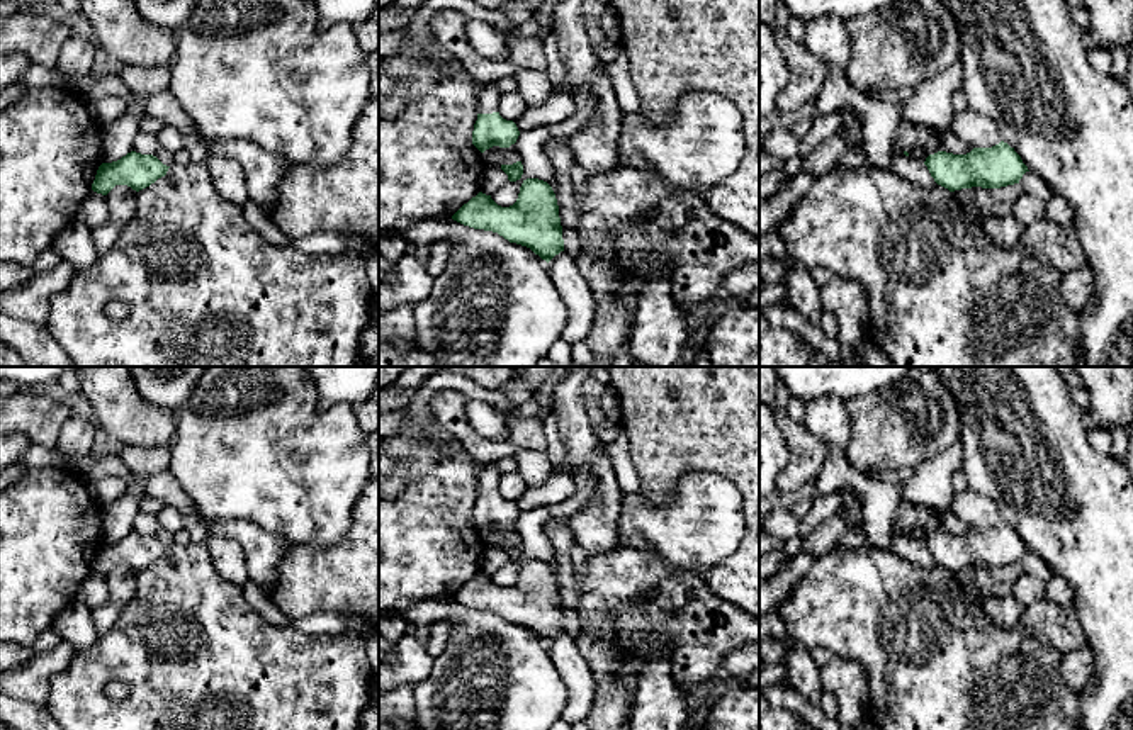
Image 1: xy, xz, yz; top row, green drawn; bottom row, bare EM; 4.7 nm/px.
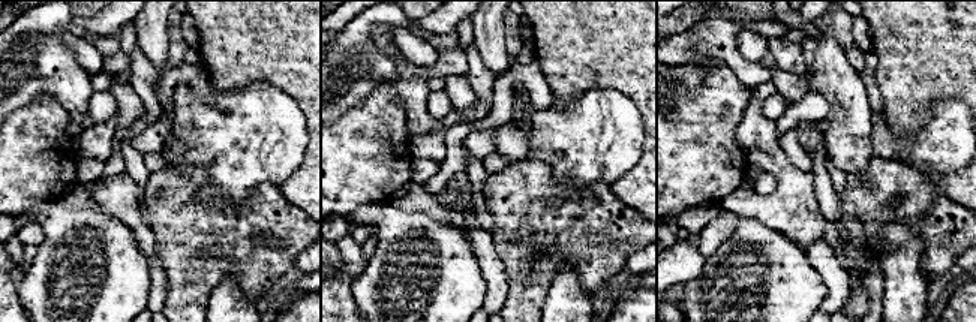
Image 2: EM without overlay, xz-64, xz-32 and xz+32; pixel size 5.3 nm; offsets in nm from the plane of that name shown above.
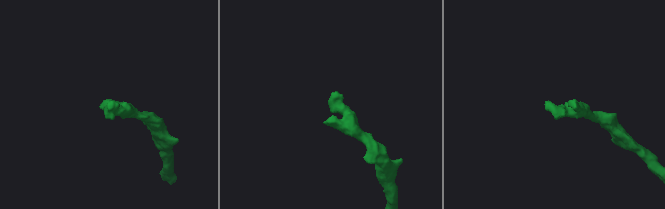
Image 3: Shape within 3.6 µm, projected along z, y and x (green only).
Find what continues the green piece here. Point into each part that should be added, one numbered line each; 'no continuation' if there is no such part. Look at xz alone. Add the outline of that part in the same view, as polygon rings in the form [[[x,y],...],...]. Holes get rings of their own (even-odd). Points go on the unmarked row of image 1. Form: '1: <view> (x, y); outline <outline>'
1: xz (488, 476); outline [[[476,462],[477,472],[477,494],[493,494],[498,492],[501,472],[496,467],[496,462]]]

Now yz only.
no continuation

